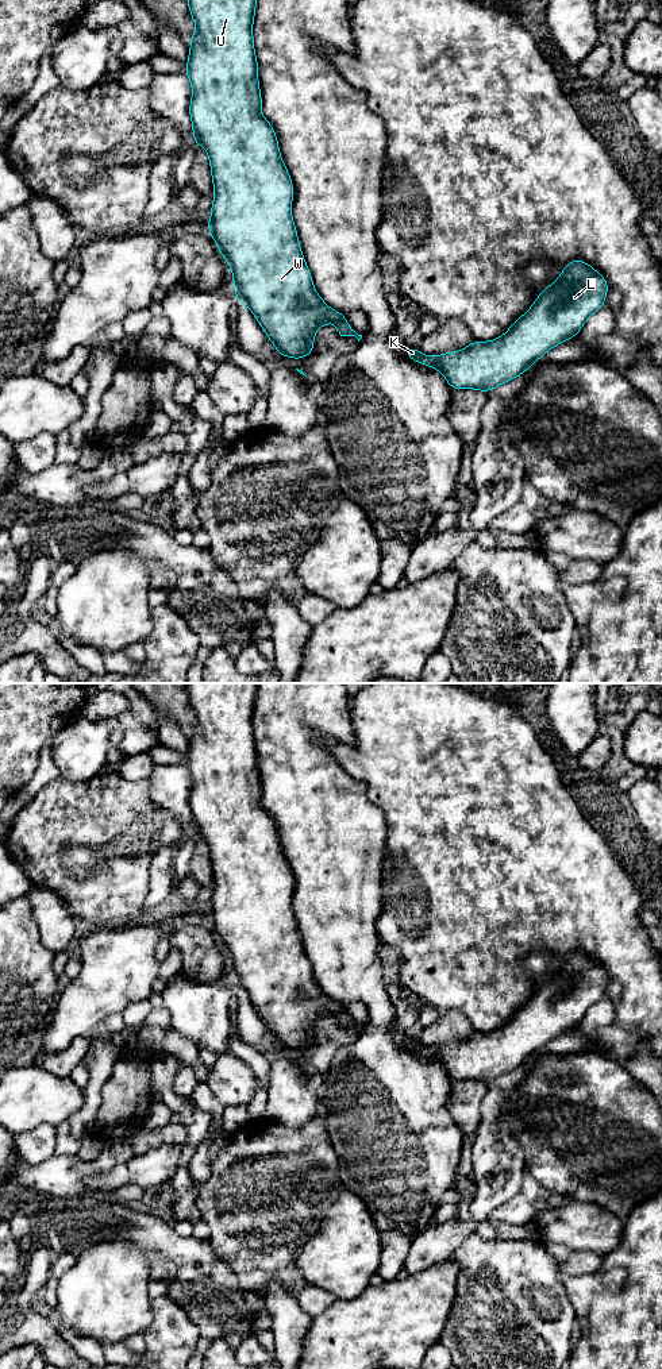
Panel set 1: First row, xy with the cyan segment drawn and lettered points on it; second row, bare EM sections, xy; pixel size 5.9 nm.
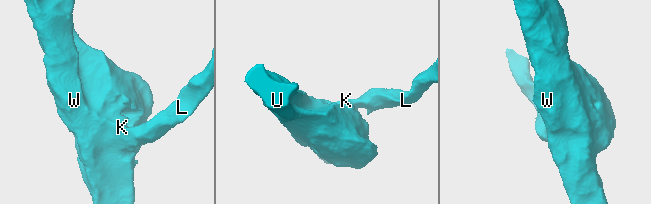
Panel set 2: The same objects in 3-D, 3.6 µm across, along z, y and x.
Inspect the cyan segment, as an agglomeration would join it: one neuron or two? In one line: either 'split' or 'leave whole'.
leave whole

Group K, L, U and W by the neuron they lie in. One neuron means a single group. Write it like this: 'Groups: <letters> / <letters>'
Groups: K L U W

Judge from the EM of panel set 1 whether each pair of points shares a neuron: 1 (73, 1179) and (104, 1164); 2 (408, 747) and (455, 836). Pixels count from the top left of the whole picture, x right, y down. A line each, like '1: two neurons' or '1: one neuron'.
1: one neuron
2: one neuron

